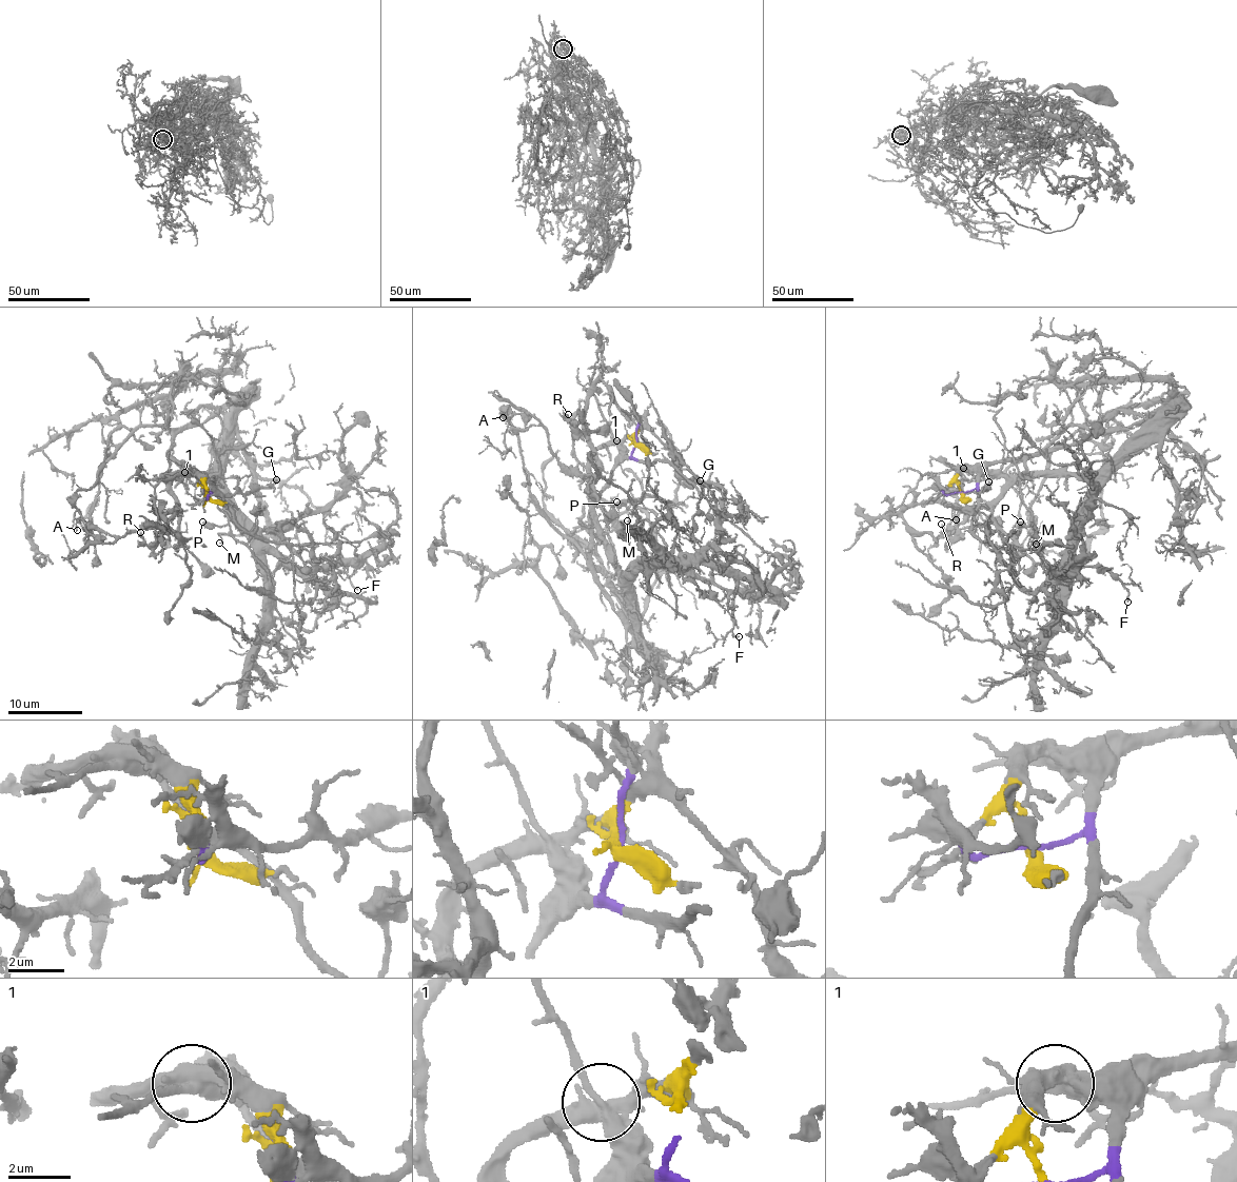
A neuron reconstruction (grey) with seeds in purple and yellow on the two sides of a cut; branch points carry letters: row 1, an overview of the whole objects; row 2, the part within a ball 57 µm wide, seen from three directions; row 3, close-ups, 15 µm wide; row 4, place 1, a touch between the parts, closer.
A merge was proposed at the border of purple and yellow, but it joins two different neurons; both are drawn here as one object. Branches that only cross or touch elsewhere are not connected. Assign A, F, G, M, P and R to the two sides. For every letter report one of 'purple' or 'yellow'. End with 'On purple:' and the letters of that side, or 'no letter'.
A: purple
F: yellow
G: yellow
M: purple
P: purple
R: yellow
On purple: A, M, P

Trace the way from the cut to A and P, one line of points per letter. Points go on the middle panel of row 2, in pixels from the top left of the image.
A: (635, 444), (591, 512), (587, 562), (548, 520), (529, 489), (518, 434), (509, 416), (503, 417)
P: (635, 444), (633, 452), (625, 455), (600, 495), (609, 504), (635, 505), (632, 511), (639, 517), (616, 503)

